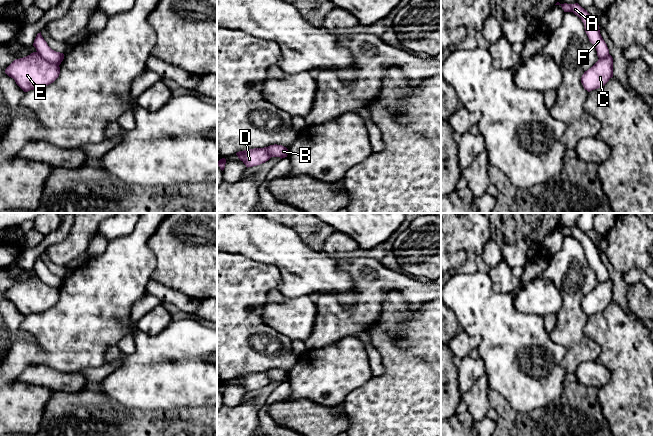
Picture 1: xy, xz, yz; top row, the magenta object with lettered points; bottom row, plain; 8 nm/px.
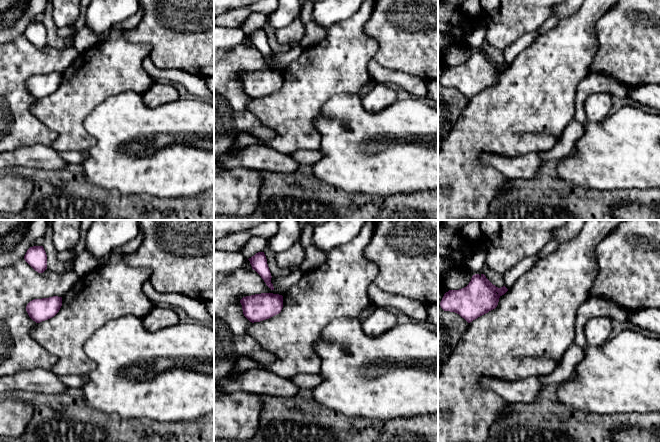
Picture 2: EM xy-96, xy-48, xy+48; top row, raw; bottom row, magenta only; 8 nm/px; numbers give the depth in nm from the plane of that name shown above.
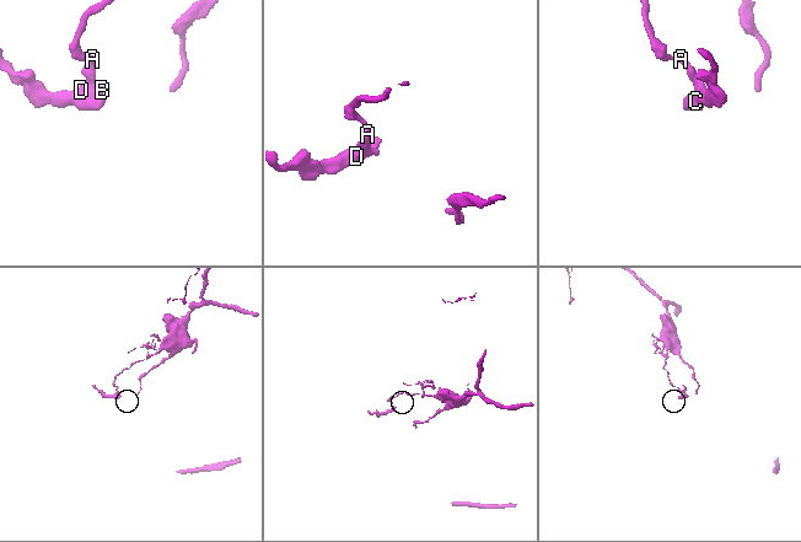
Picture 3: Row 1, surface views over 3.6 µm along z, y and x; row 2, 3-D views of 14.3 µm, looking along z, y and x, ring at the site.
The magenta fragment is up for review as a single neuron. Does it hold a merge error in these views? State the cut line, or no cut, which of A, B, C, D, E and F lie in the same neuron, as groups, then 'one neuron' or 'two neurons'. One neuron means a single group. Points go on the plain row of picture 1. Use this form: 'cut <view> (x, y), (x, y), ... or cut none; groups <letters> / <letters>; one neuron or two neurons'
cut xy (37, 275), (42, 281), (58, 289); groups A B F / C D E; two neurons

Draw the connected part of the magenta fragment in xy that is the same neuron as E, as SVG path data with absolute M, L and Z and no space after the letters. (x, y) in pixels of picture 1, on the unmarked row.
M38 276L14 284L5 294L24 315L39 313L53 307L60 298L58 288L48 286Z

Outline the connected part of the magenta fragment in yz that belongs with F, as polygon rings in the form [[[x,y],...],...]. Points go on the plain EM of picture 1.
[[[557,226],[555,229],[560,229],[564,236],[573,236],[582,244],[585,251],[585,256],[589,262],[589,265],[596,272],[597,280],[599,283],[605,282],[609,279],[609,273],[600,258],[599,249],[596,247],[594,242],[587,236],[587,234],[582,232],[578,227],[560,228],[559,226]]]

